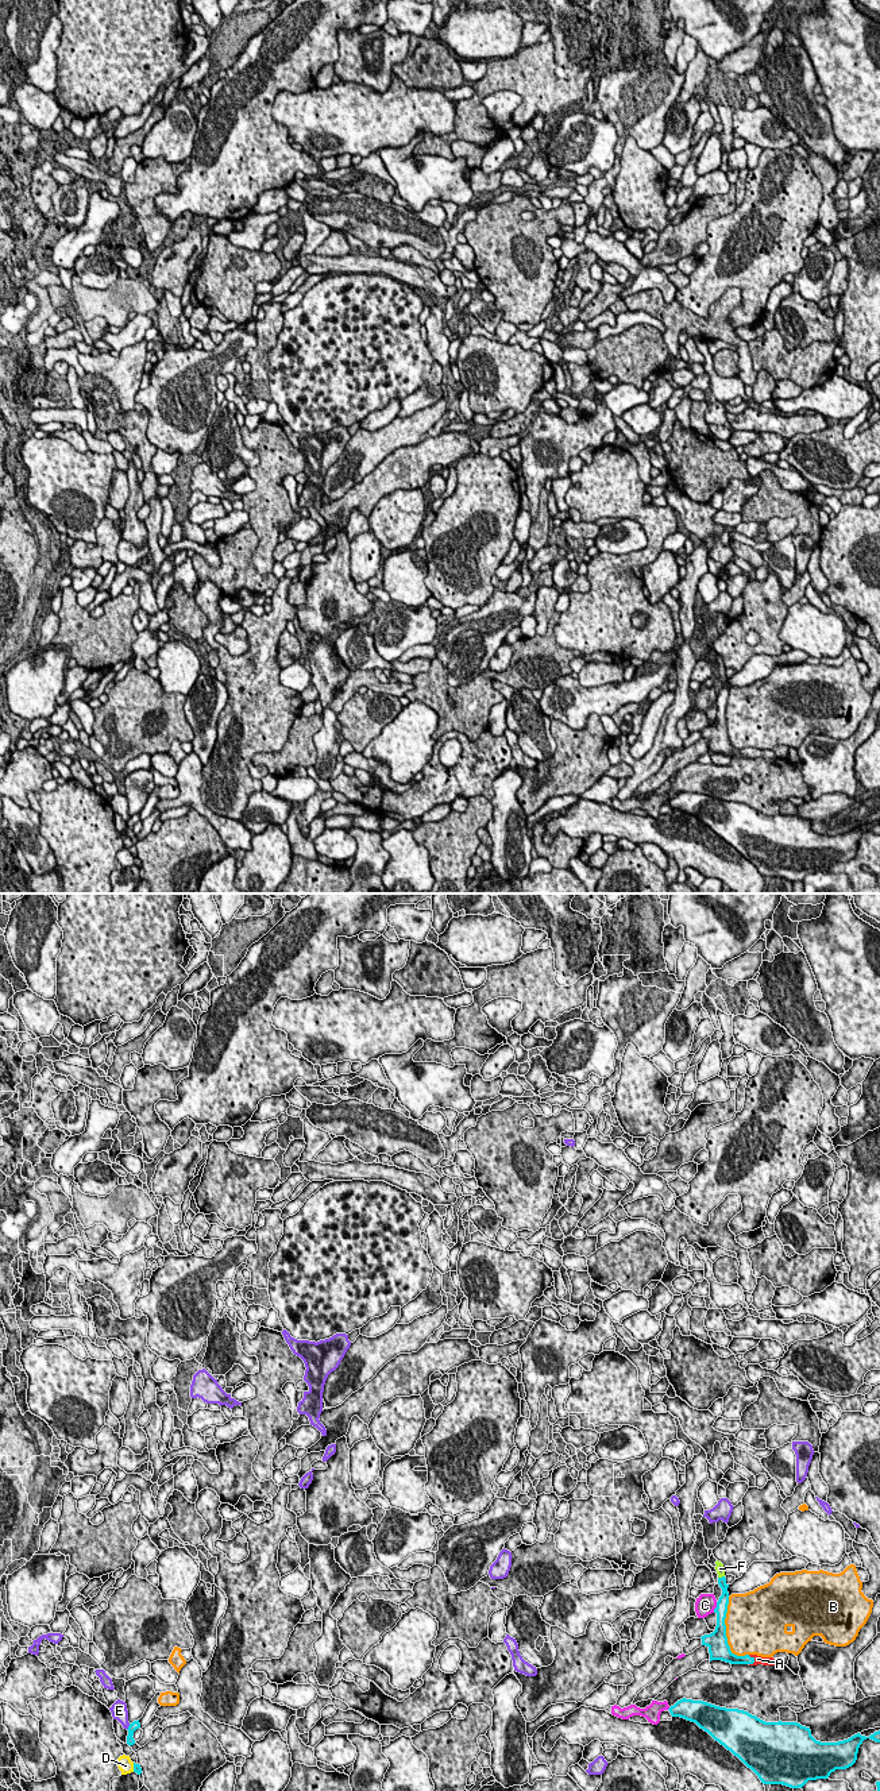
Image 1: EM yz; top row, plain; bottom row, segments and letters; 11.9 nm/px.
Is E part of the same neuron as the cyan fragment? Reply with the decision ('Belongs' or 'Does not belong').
Does not belong

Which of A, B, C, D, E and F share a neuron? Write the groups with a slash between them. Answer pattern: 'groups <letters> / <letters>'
groups A F / B / C / D / E

